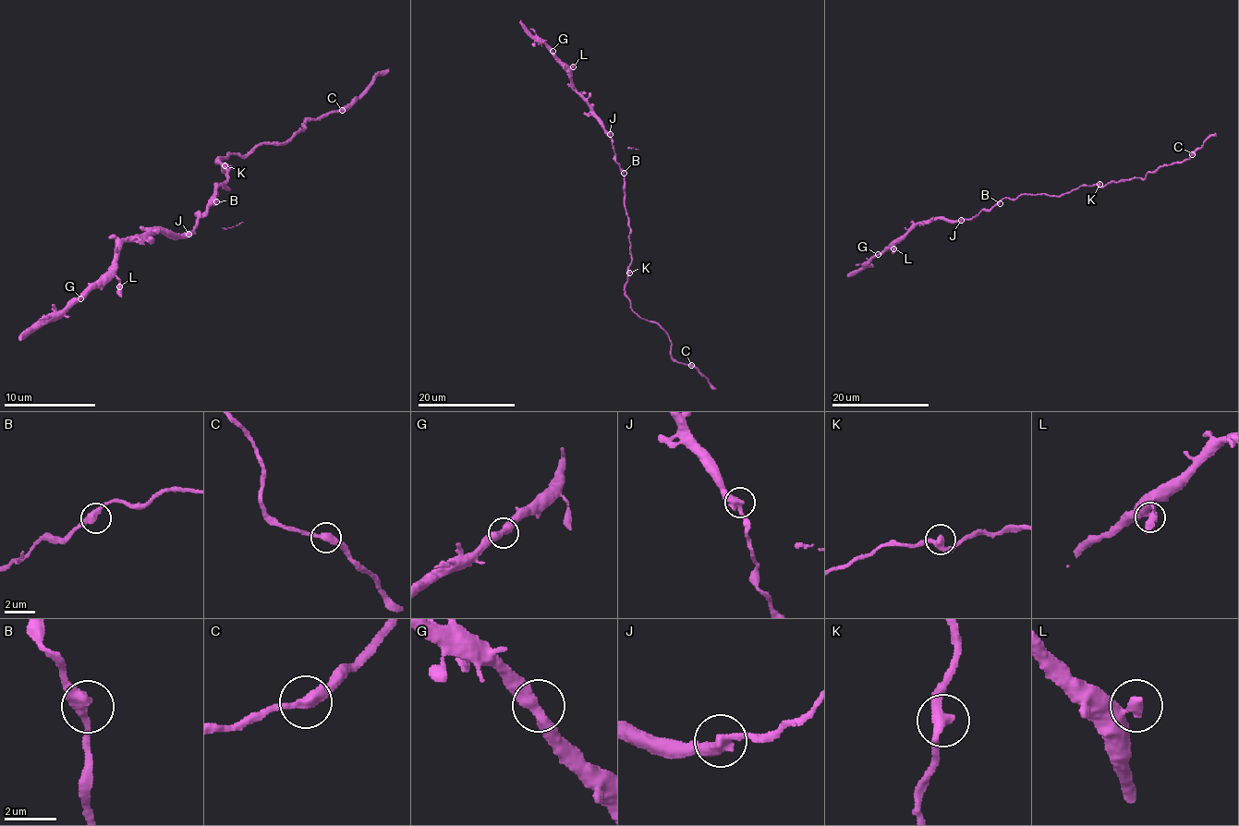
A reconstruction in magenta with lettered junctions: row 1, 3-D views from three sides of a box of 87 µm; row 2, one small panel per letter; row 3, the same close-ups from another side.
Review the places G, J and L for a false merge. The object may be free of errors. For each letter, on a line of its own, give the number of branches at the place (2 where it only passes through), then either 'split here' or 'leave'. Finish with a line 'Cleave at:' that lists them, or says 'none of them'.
G: branches 2; leave
J: branches 2; split here
L: branches 1; leave
Cleave at: J

